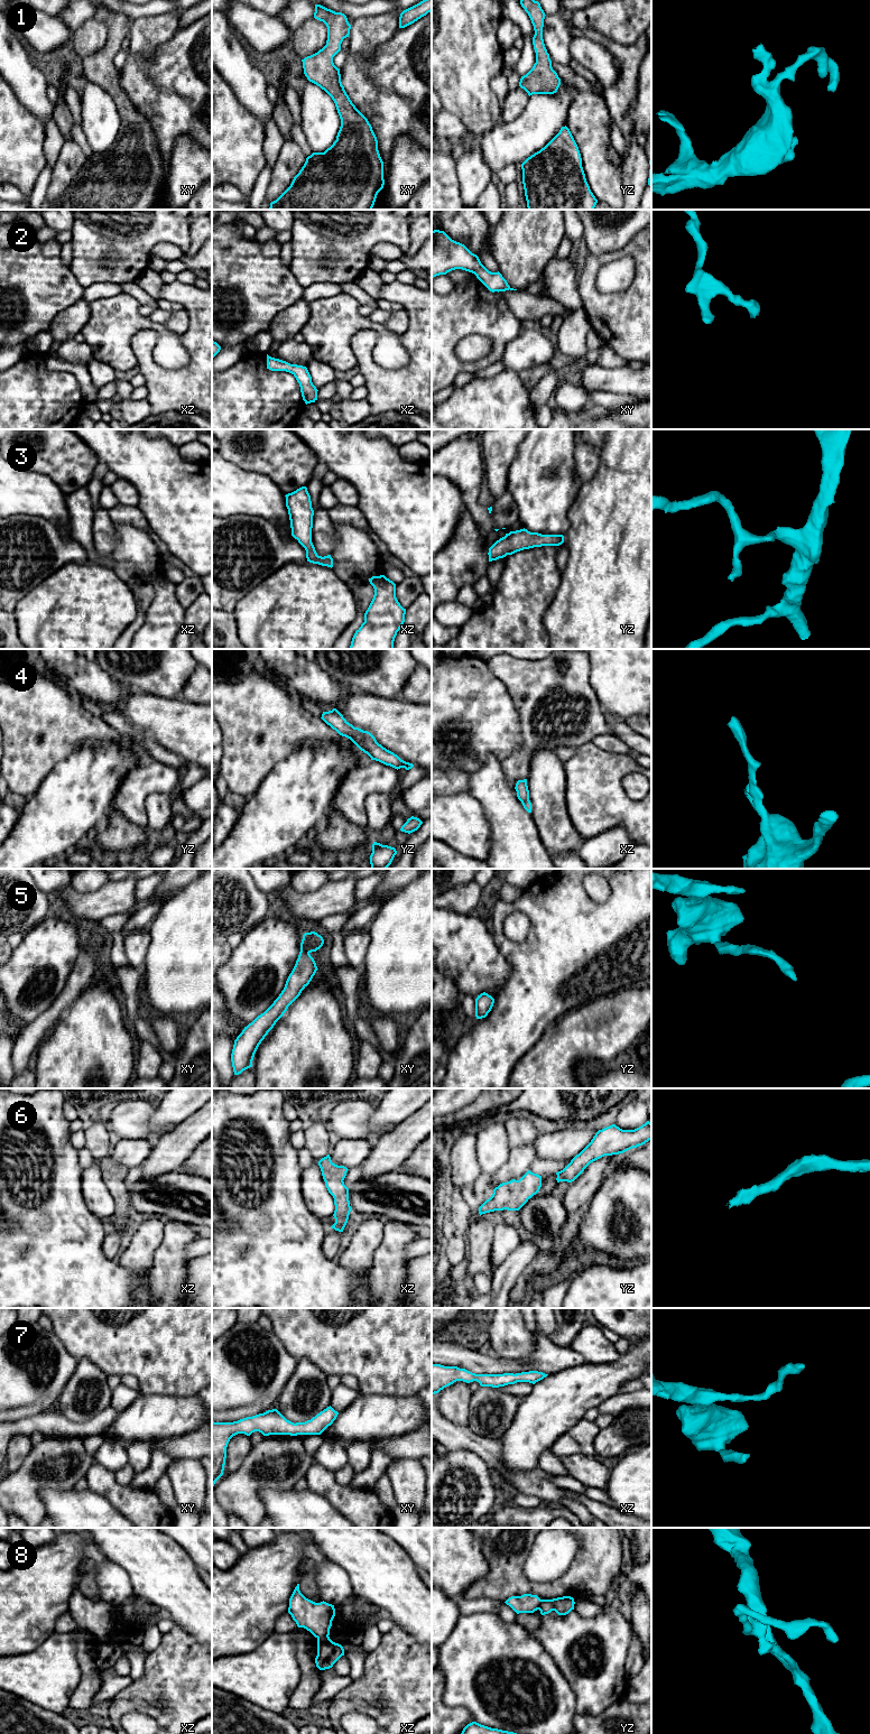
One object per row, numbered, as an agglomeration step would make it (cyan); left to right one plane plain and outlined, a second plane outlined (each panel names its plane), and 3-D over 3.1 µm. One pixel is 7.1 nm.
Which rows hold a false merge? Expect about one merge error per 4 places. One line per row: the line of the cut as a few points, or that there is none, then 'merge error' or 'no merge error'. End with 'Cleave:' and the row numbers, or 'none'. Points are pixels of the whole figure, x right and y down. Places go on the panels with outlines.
1: cut none; no merge error
2: cut none; no merge error
3: cut none; no merge error
4: cut none; no merge error
5: cut none; no merge error
6: cut none; no merge error
7: cut none; no merge error
8: cut xz (327, 1634), (317, 1639); merge error
Cleave: 8

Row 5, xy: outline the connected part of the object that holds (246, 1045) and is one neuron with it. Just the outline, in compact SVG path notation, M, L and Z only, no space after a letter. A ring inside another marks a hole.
M315 931L303 935L298 958L286 981L284 990L263 1013L244 1027L234 1040L231 1054L234 1075L239 1075L243 1070L252 1067L254 1054L261 1041L284 1016L288 1007L309 984L318 970L311 953L320 949L323 944L323 937Z

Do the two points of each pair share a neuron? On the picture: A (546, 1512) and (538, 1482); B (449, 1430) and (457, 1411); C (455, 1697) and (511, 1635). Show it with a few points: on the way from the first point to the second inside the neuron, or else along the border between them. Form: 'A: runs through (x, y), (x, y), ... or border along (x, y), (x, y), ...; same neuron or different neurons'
A: border along (544, 1503), (558, 1505); different neurons
B: border along (443, 1415), (455, 1424), (466, 1426); different neurons
C: runs through (470, 1681), (474, 1671), (496, 1651); same neuron

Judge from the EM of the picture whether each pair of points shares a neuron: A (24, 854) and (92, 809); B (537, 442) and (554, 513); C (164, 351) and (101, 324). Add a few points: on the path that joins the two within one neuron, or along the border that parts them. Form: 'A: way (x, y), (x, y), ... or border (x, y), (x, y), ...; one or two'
A: way (40, 837), (68, 809), (75, 809); one
B: way (539, 460), (539, 478), (544, 482), (544, 495); one
C: way (160, 331), (151, 324), (121, 324); one

